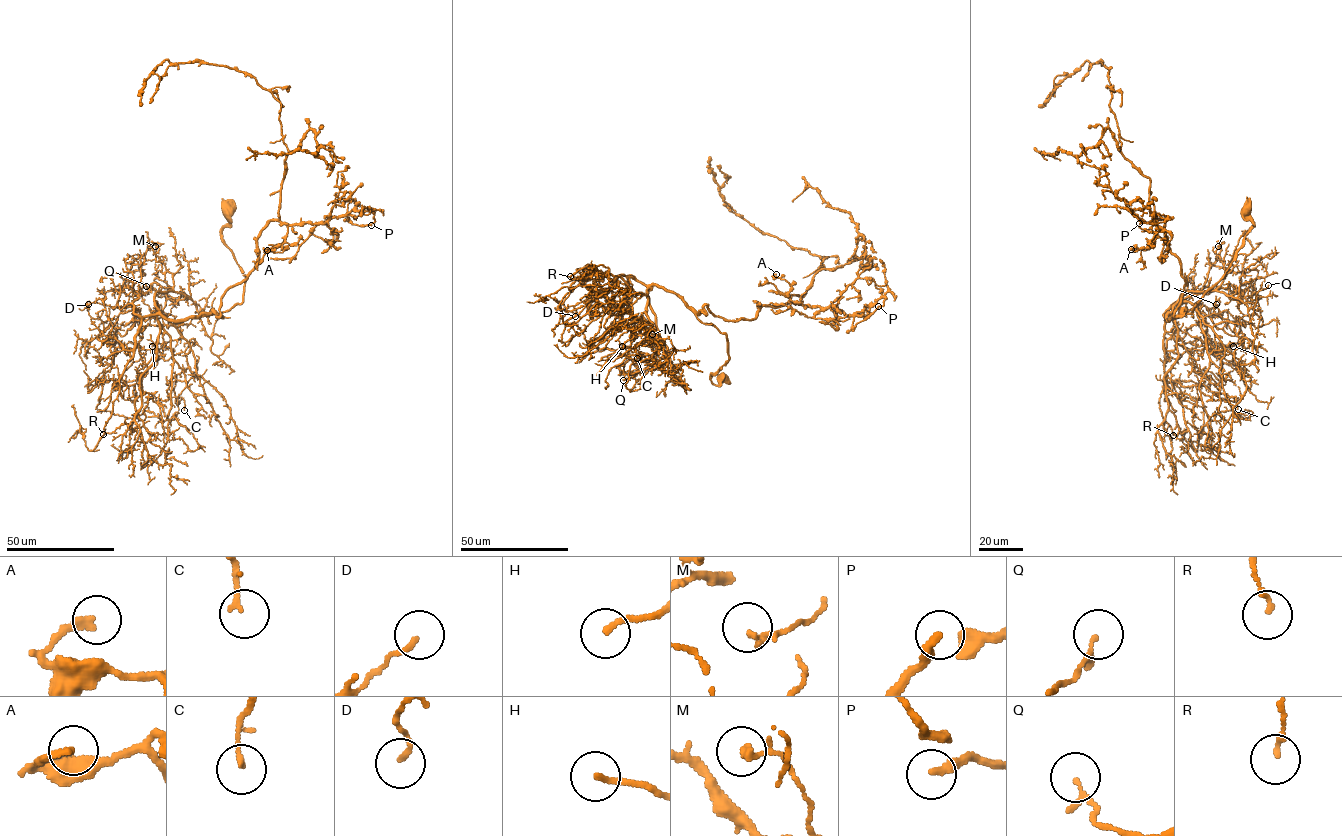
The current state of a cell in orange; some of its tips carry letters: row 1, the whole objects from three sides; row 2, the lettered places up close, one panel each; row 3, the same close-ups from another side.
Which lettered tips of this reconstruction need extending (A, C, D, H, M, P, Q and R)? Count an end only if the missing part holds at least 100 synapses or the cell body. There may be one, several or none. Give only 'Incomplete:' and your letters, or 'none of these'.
Incomplete: none of these

